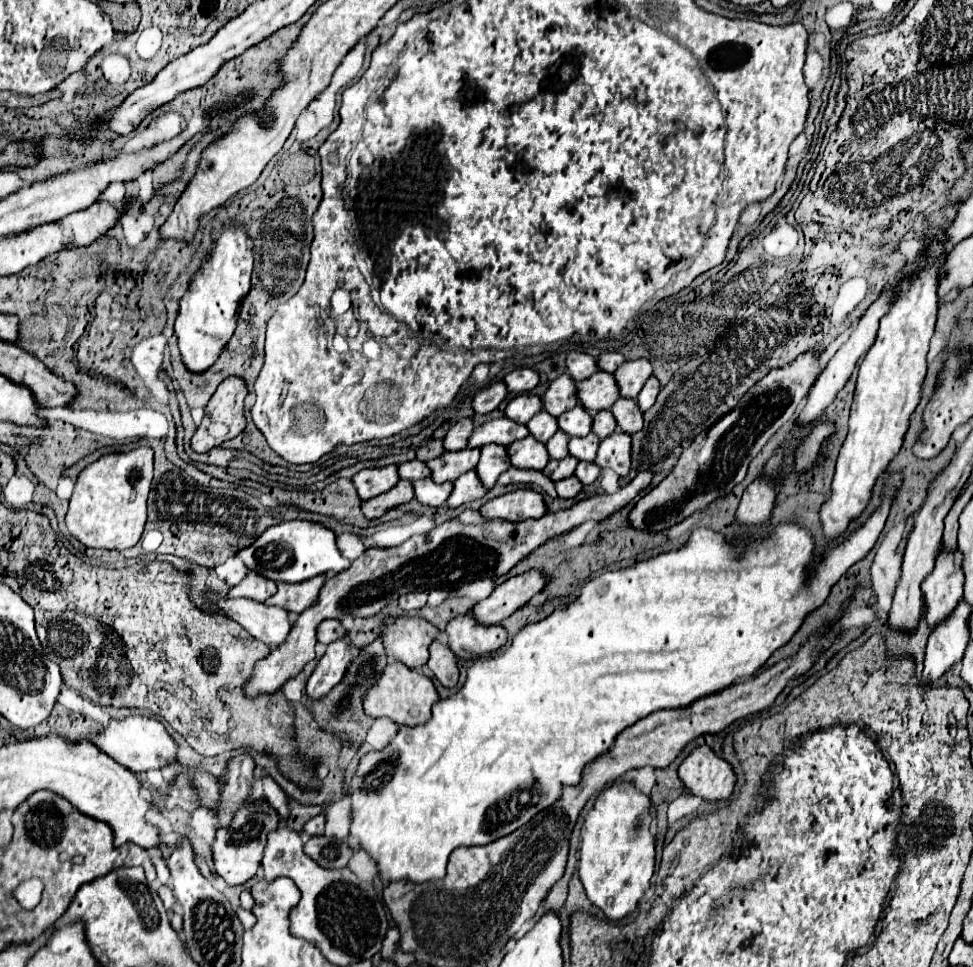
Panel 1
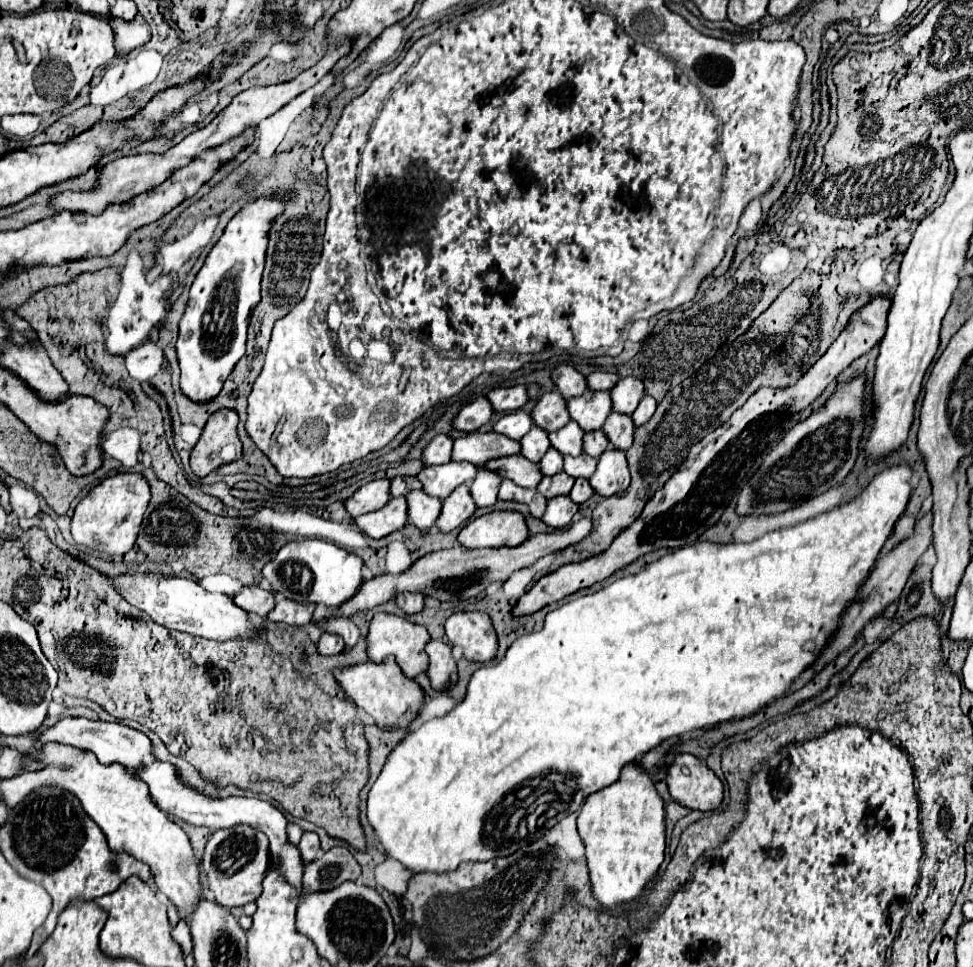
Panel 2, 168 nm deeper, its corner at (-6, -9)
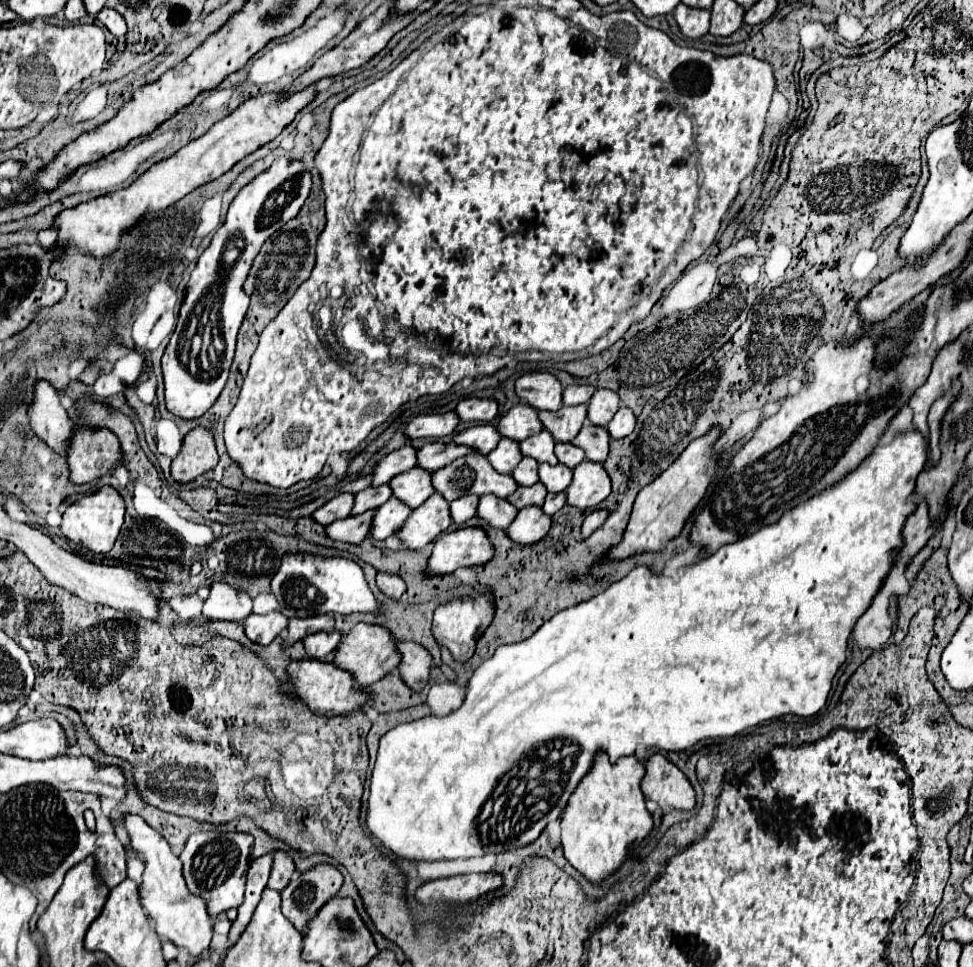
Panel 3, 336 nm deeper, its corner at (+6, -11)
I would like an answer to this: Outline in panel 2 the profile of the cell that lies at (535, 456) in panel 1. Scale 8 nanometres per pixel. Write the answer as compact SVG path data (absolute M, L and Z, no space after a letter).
M511 455L511 457L499 457L487 461L483 467L495 471L503 479L511 479L515 485L525 487L525 489L535 489L541 481L539 467L531 461L527 461L521 455Z

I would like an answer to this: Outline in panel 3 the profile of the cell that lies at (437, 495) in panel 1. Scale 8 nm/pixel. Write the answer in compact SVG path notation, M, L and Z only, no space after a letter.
M391 497L387 503L383 503L383 507L379 507L375 511L371 537L373 539L387 539L389 535L395 535L399 531L399 527L403 527L403 523L409 519L411 511L413 509L407 507L403 501Z

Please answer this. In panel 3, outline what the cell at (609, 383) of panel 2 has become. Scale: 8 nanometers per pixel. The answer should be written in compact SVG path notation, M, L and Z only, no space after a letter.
M569 385L563 391L563 405L581 405L581 403L587 403L593 393L595 393L593 385Z

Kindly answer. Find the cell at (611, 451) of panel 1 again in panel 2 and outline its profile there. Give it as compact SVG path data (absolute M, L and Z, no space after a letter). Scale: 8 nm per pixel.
M613 447L607 449L597 461L597 469L589 477L589 485L601 497L623 493L629 487L629 469L625 453Z

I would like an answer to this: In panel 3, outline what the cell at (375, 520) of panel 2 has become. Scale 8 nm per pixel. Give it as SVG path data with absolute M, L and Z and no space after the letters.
M375 509L365 511L361 515L351 515L349 519L337 519L335 523L331 523L327 527L327 535L335 541L345 541L345 543L359 545L371 533L373 515L375 515Z

